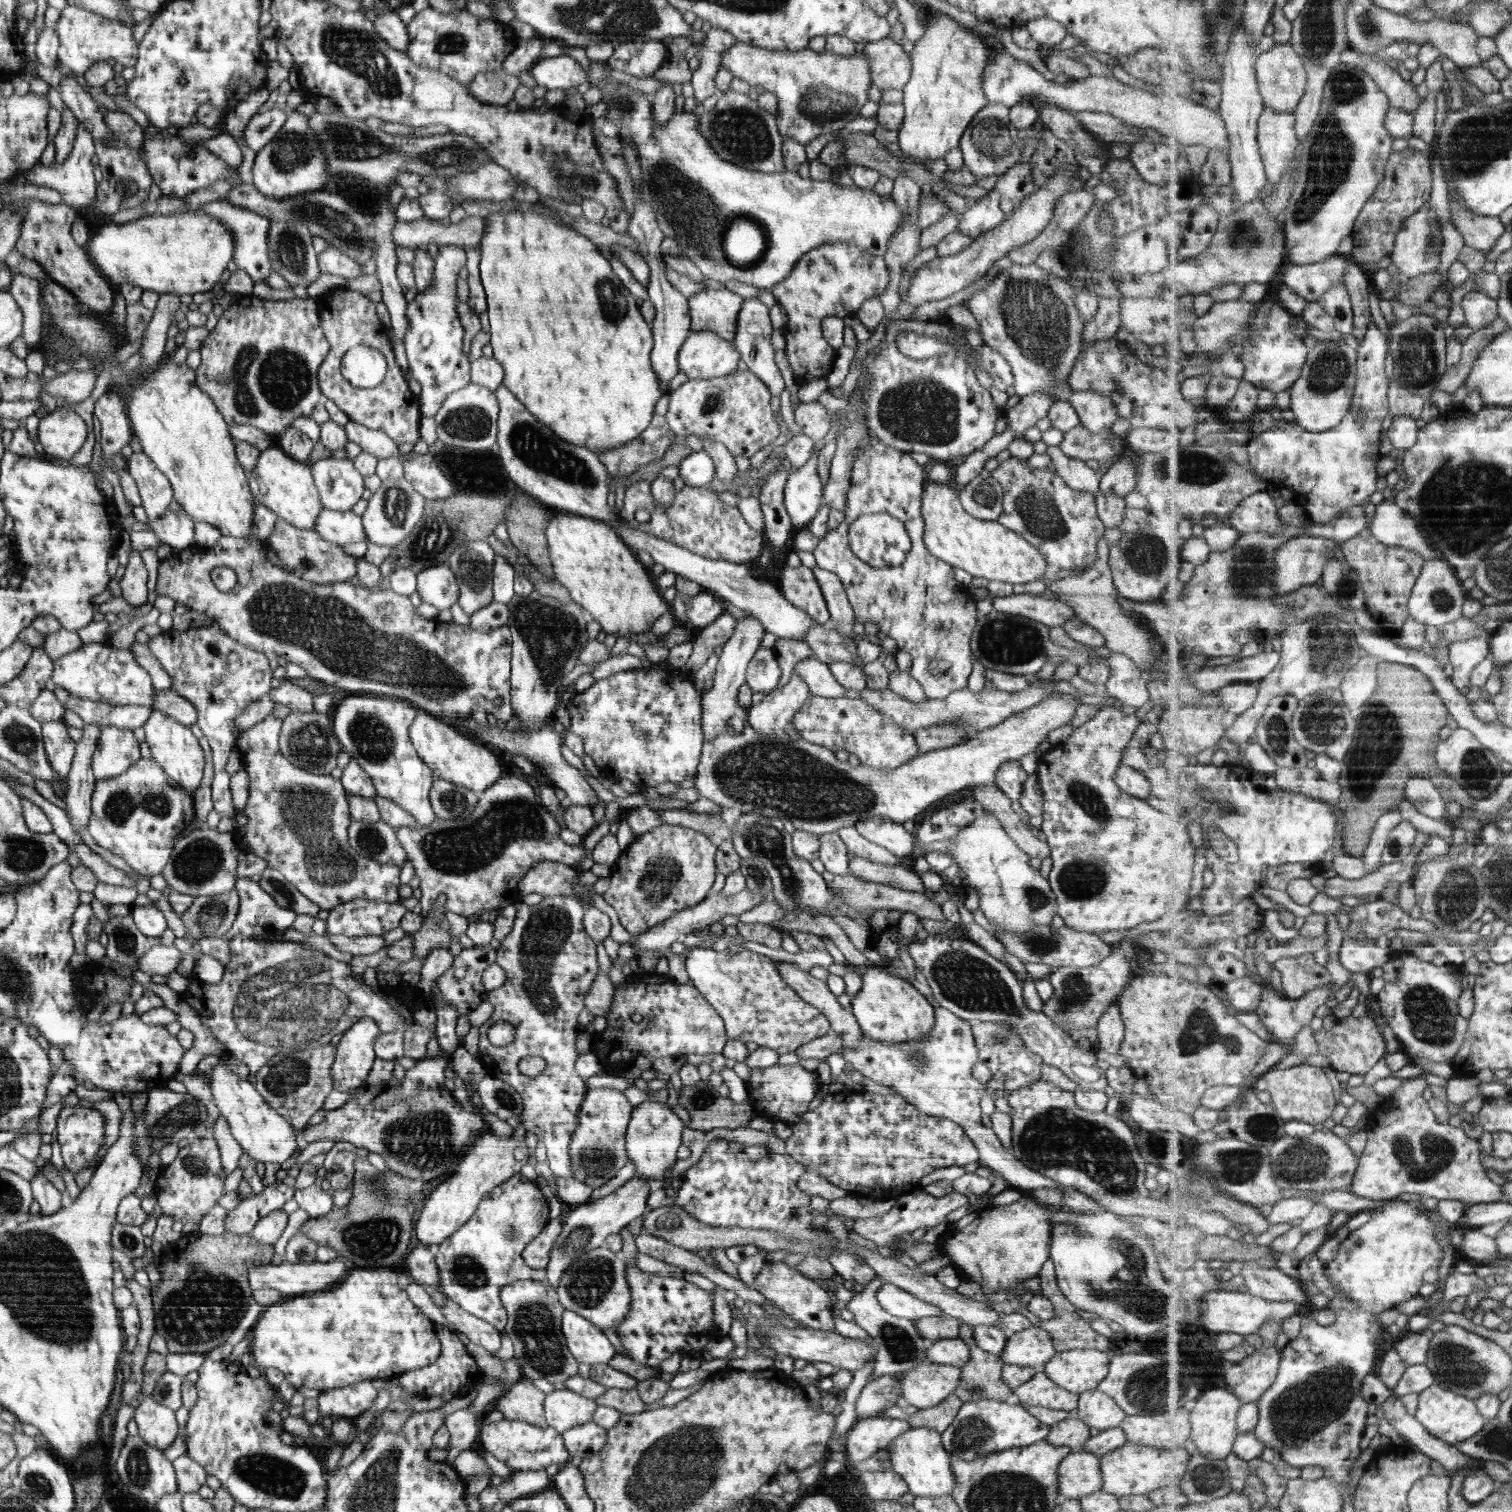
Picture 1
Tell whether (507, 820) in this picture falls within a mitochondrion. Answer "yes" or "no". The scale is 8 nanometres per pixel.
yes

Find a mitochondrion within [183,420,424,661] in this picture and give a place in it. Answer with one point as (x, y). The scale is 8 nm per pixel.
(396, 507)

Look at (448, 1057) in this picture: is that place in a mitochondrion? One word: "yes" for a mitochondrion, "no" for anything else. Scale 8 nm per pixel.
no

